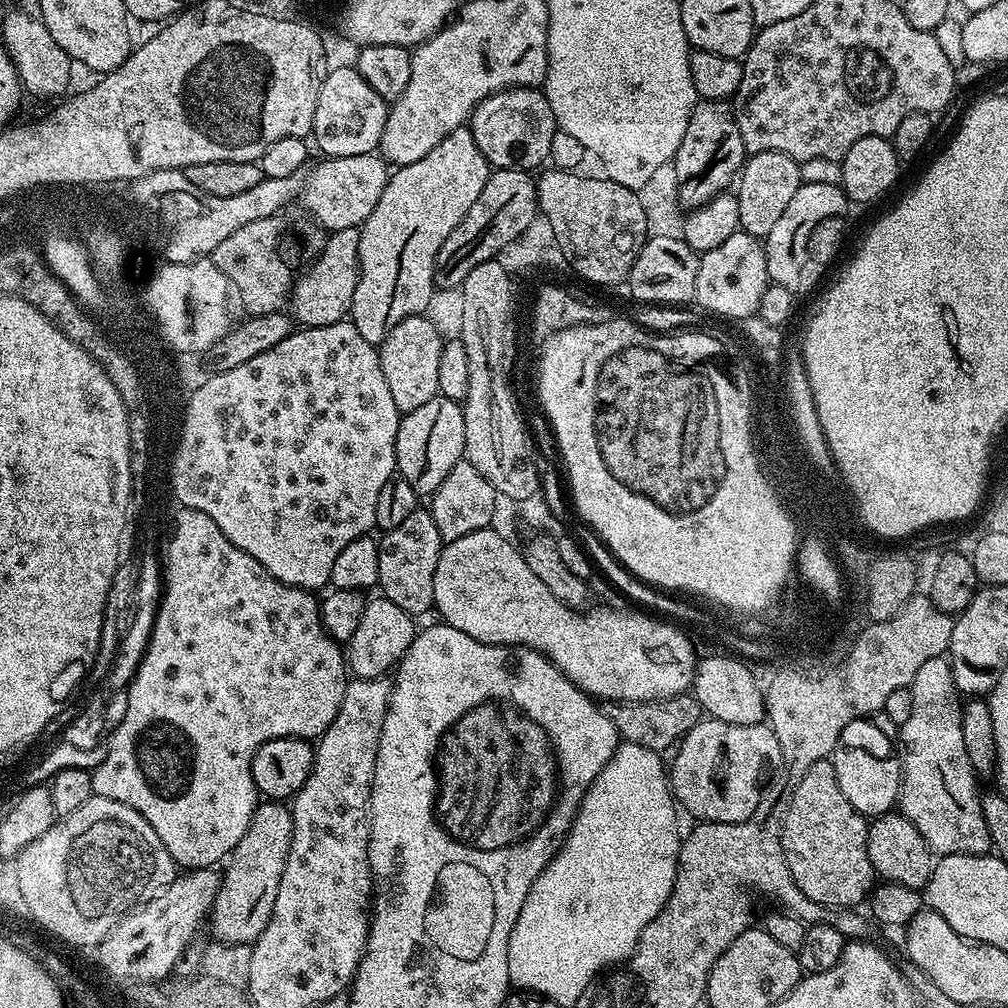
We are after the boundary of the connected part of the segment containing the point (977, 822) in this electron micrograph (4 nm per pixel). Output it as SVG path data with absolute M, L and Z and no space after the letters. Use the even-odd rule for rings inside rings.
M944 656L930 658L930 662L925 662L919 668L918 674L914 674L910 687L914 706L910 709L910 718L906 718L906 722L898 728L900 744L904 747L900 773L899 815L918 826L918 834L926 838L933 853L940 856L985 855L991 849L992 843L986 830L986 818L982 818L982 792L981 789L976 789L978 777L970 766L970 758L966 758L966 745L962 743L962 696L956 690L951 663Z

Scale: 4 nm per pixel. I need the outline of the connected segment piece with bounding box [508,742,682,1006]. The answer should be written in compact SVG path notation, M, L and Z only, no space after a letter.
M621 743L617 747L616 753L610 758L610 762L606 762L606 766L598 774L598 778L594 778L594 782L586 790L572 823L572 829L568 831L568 837L564 839L564 845L556 851L556 855L542 870L542 874L538 874L534 886L530 886L530 894L526 894L526 902L522 902L518 922L514 922L514 930L510 934L510 946L508 947L508 978L513 989L534 992L538 996L550 998L562 1006L574 1006L578 1002L578 998L582 998L582 990L586 990L586 986L590 986L592 980L605 970L627 961L628 957L636 950L642 930L646 926L650 926L650 922L654 922L654 918L660 913L662 906L666 906L674 886L682 836L681 833L676 833L678 805L672 794L670 776L666 771L665 761L663 764L660 760L663 760L661 753L646 750L646 746Z

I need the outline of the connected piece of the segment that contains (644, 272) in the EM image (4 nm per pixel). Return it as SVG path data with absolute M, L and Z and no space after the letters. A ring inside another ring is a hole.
M649 235L626 281L633 301L645 304L688 306L695 301L700 256L683 238Z

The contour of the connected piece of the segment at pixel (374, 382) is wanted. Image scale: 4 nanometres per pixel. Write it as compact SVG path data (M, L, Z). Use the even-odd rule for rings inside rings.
M345 318L330 326L301 327L294 330L289 336L282 338L278 346L270 346L270 350L250 358L250 362L242 362L242 366L234 366L234 370L216 374L217 380L212 380L211 384L197 392L192 408L189 409L184 440L179 459L176 459L176 492L180 499L191 504L190 510L198 510L214 518L218 530L222 530L222 534L226 534L226 538L230 538L230 542L234 542L238 550L246 550L250 558L258 558L258 562L262 562L262 566L274 578L295 588L327 589L338 554L342 554L342 550L346 550L346 546L350 546L354 538L367 536L376 528L378 494L397 471L396 435L400 429L402 413L398 406L394 406L386 374L382 374L377 345L366 342L366 338L362 338L362 334L358 334L358 330L352 325L351 319Z

